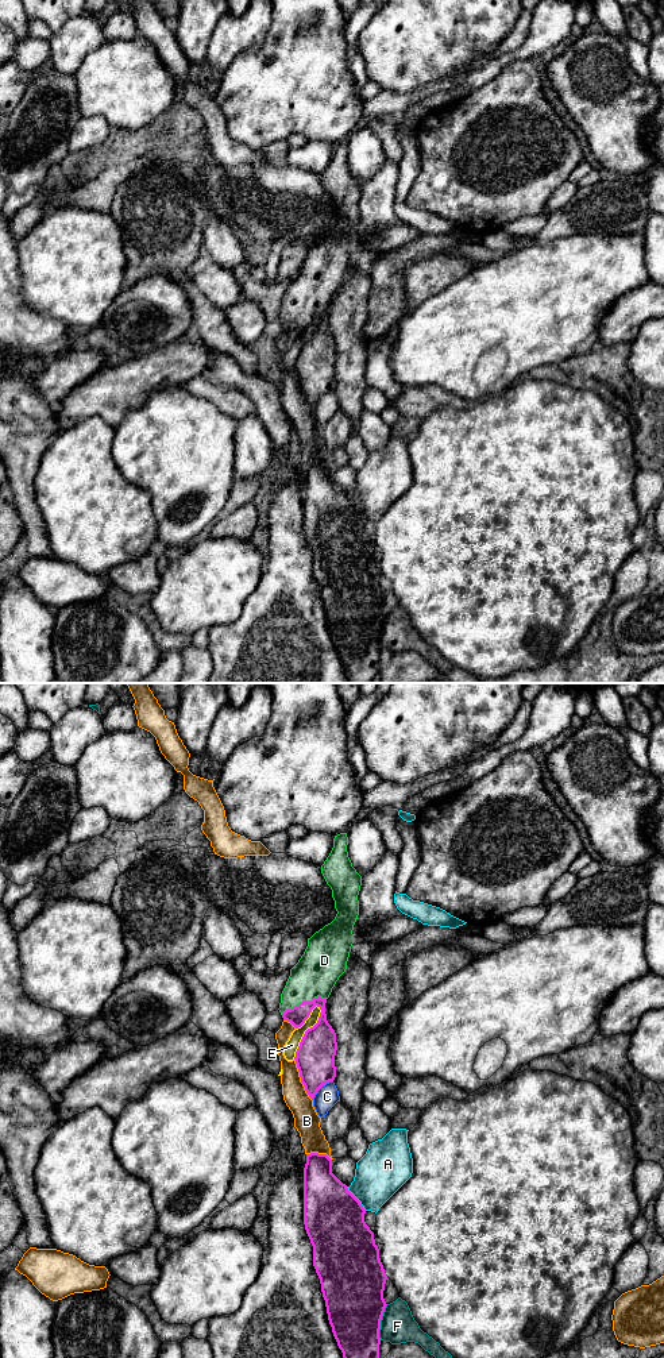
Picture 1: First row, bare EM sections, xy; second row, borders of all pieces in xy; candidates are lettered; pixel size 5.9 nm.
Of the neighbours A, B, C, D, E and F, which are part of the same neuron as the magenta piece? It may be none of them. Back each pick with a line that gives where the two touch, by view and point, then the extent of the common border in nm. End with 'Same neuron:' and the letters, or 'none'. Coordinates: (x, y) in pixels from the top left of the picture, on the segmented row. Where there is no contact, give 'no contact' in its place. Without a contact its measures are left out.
D: meets magenta in xy at (302, 1002); contact 280 nm long
Same neuron: D

